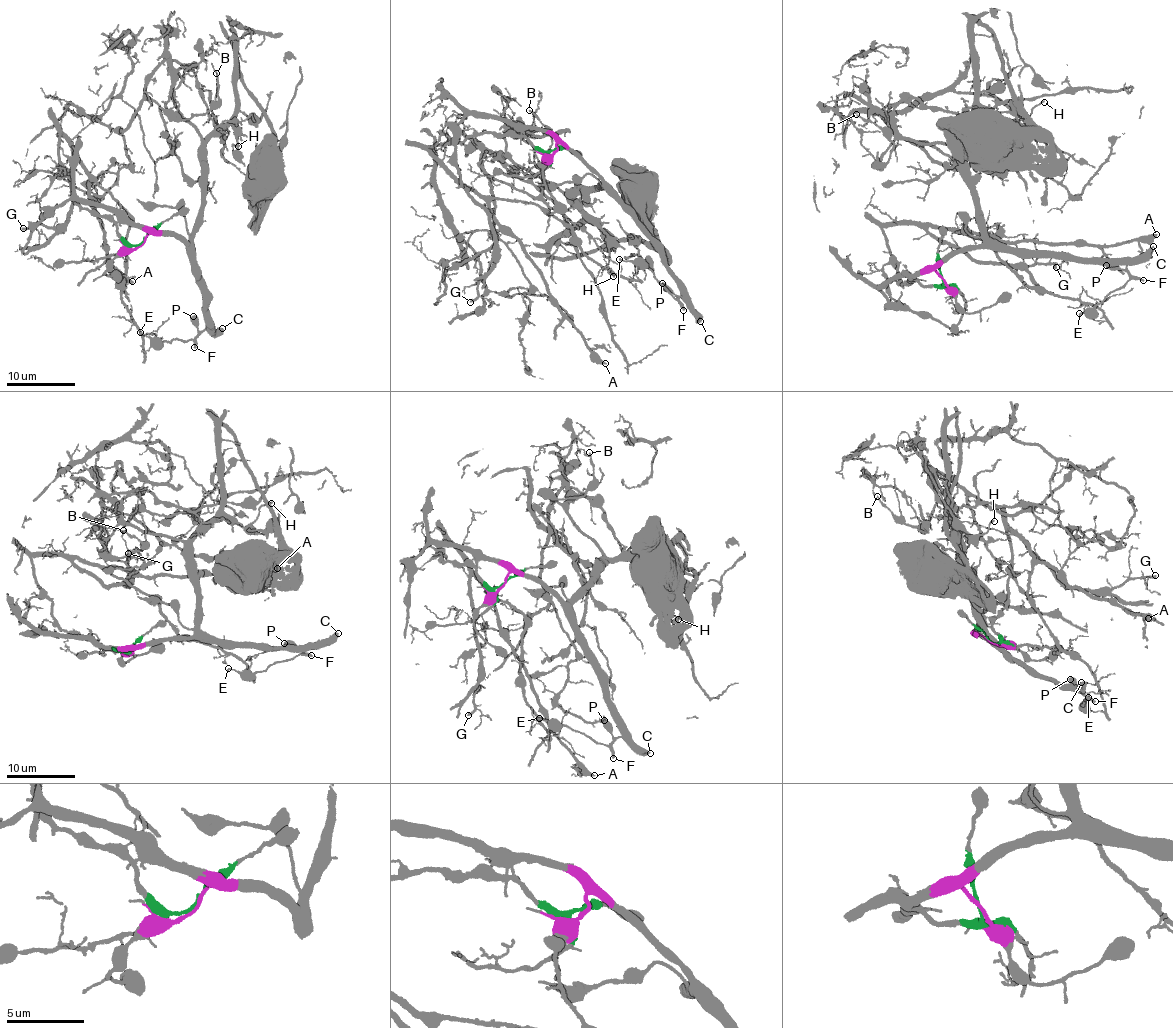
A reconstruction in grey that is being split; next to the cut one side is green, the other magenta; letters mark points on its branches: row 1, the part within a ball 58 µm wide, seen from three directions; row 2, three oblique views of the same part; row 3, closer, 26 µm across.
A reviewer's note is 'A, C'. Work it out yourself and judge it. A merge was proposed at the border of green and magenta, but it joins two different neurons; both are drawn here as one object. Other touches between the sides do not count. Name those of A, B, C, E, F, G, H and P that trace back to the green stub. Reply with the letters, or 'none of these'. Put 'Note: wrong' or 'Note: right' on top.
Note: wrong
A, G

